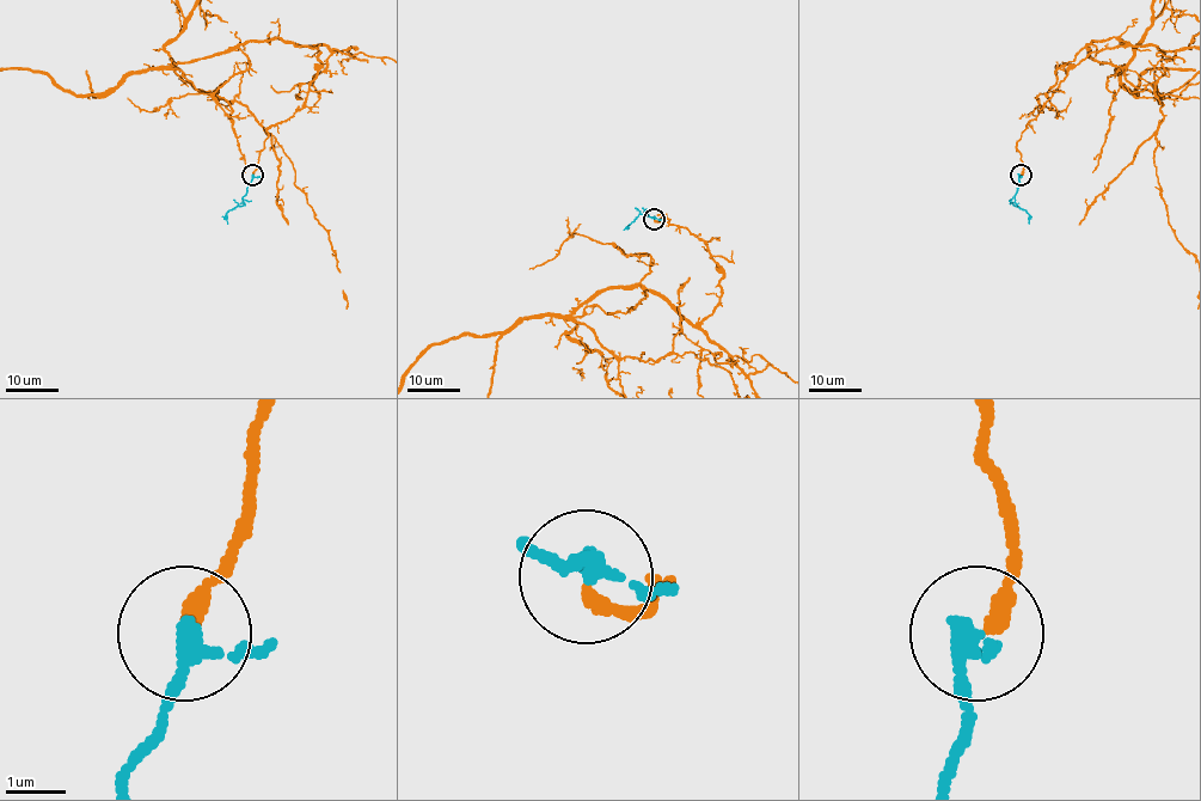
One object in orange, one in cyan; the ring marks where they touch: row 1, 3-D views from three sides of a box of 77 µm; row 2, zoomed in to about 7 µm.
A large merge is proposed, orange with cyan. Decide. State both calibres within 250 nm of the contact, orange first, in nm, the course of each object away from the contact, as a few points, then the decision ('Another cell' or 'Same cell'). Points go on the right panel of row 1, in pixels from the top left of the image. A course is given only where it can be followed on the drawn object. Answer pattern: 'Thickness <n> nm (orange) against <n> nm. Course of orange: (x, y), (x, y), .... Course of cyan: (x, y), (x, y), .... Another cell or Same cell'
Thickness 280 nm (orange) against 260 nm. Course of orange: (1021, 176), (1017, 141), (1058, 84), (1126, 43), (1088, 47), (1127, 63). Course of cyan: (1019, 176), (1015, 199), (1016, 205), (1028, 214), (1028, 224). Same cell

